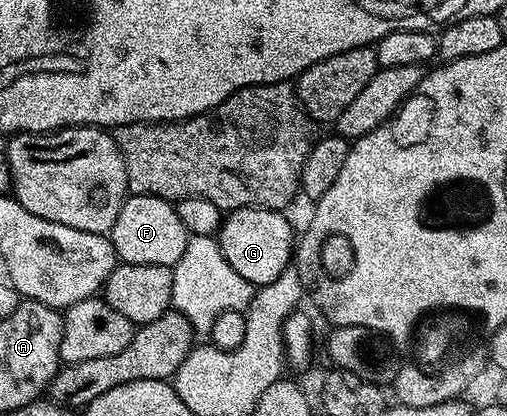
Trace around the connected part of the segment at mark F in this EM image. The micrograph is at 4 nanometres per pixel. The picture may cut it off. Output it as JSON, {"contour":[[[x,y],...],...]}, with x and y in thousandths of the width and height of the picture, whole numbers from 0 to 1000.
{"contour":[[[258,466],[245,476],[239,510],[231,510],[231,529],[223,529],[215,570],[235,630],[341,642],[349,625],[357,625],[373,565],[365,538],[357,538],[357,519],[349,519],[345,495],[331,478]]]}

